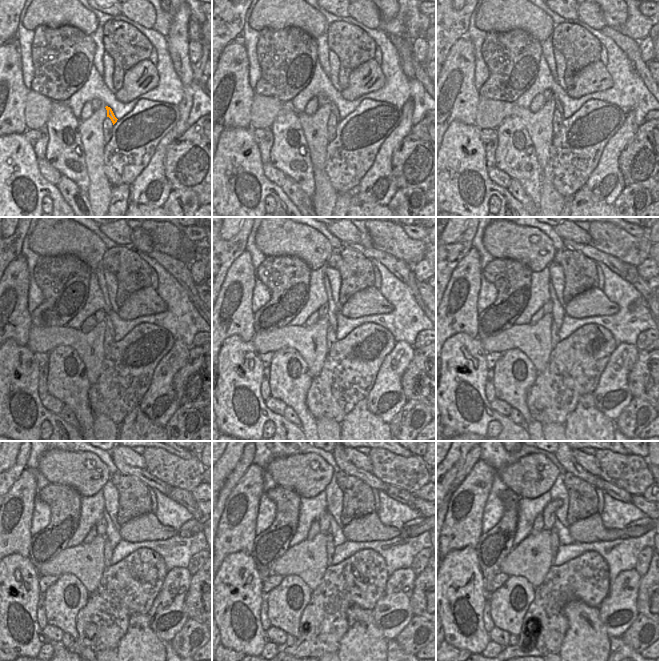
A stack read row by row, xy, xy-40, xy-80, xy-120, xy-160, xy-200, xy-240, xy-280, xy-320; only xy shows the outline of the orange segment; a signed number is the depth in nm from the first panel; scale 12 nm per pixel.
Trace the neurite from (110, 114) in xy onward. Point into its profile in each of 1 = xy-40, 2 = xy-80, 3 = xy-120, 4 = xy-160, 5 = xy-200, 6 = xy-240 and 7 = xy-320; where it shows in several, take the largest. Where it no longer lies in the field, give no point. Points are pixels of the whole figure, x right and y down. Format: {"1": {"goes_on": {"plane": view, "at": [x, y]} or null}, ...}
{"1": {"goes_on": {"plane": "xy-40", "at": [334, 110]}}, "2": {"goes_on": {"plane": "xy-80", "at": [558, 106]}}, "3": {"goes_on": {"plane": "xy-120", "at": [107, 319]}}, "4": {"goes_on": {"plane": "xy-160", "at": [332, 310]}}, "5": {"goes_on": {"plane": "xy-200", "at": [558, 312]}}, "6": {"goes_on": {"plane": "xy-240", "at": [112, 535]}}, "7": {"goes_on": {"plane": "xy-320", "at": [565, 538]}}}

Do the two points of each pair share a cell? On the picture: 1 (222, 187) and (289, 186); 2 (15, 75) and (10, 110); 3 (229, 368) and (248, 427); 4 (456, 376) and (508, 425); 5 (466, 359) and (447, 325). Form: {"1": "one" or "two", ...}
{"1": "two", "2": "one", "3": "one", "4": "one", "5": "two"}

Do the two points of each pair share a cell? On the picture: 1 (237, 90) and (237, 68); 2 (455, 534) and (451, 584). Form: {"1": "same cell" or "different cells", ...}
{"1": "same cell", "2": "different cells"}

